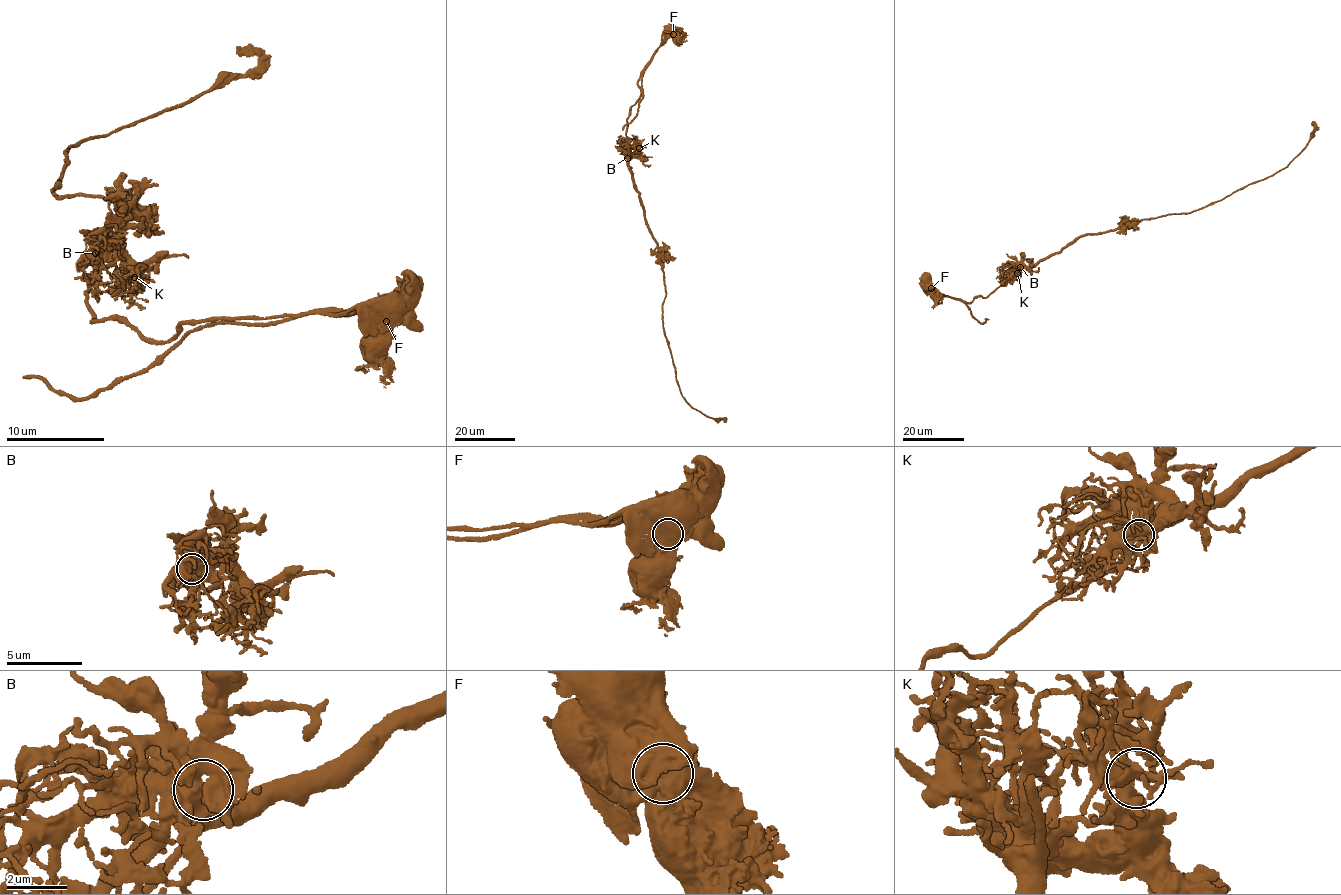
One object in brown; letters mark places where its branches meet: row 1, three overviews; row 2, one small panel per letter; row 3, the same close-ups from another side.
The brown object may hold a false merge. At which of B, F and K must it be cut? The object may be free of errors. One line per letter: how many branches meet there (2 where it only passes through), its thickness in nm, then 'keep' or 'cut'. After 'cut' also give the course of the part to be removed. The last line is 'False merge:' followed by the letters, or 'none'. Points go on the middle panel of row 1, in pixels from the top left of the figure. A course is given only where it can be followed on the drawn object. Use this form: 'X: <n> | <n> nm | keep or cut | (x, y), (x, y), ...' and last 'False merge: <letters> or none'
B: 1 | 800 nm | keep
F: 1 | 1500 nm | cut | (673, 34), (659, 47), (642, 77), (643, 97), (637, 114), (622, 130)
K: 4 | 480 nm | keep
False merge: F

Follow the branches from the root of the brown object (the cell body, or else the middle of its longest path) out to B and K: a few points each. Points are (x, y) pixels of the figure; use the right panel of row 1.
B: (926, 286), (930, 285), (944, 295), (970, 303), (975, 297), (986, 298), (1020, 267)
K: (926, 286), (930, 285), (944, 295), (970, 303), (975, 297), (986, 298), (1018, 269), (1017, 273)

